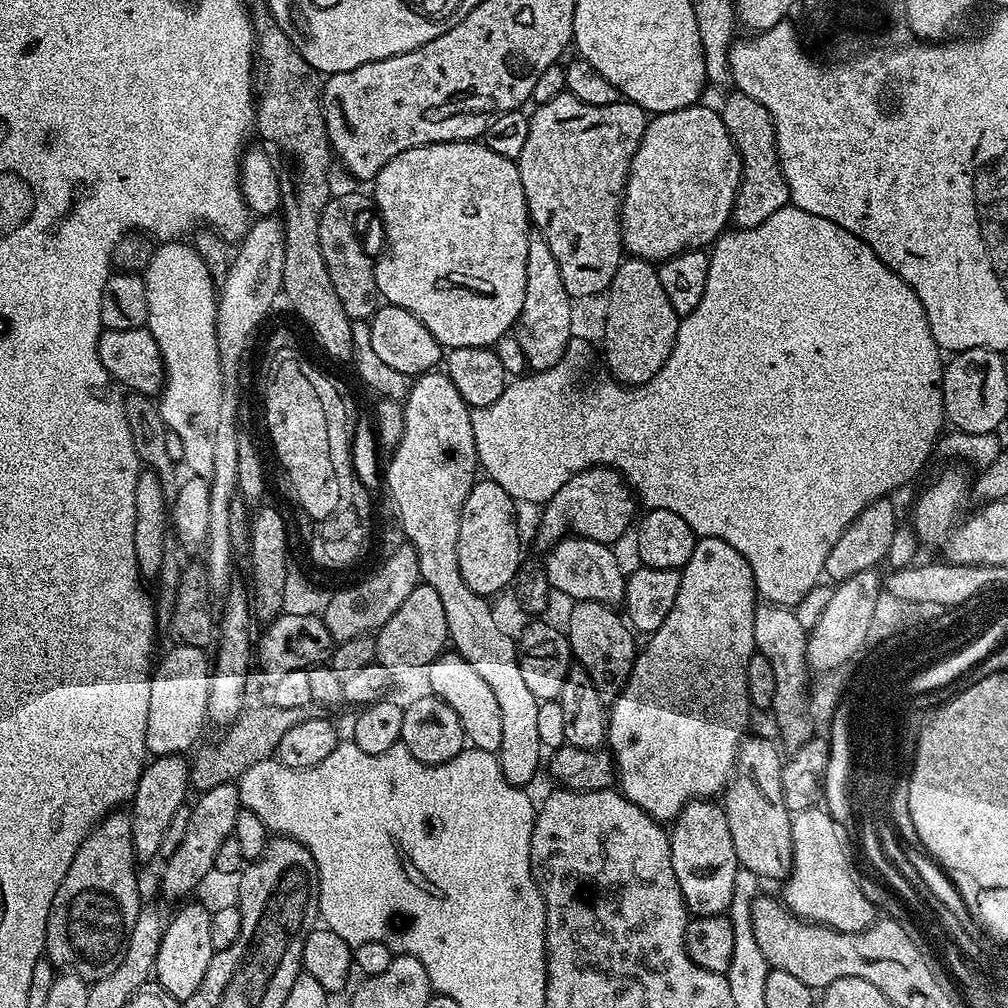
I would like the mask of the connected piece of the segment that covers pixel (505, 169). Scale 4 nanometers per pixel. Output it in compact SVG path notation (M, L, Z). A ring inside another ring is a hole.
M476 140L423 144L390 158L390 162L386 162L376 175L374 187L376 187L374 208L380 211L380 216L384 219L385 244L384 253L381 254L380 260L378 256L374 264L377 293L387 303L398 306L402 310L410 310L410 314L414 314L414 318L418 318L422 326L426 326L426 330L434 334L434 338L444 350L462 346L492 348L503 336L509 335L515 329L516 320L522 314L522 302L526 299L526 246L530 235L528 207L522 190L519 163L510 158L502 158L502 154L494 154L494 150L490 150L483 142Z

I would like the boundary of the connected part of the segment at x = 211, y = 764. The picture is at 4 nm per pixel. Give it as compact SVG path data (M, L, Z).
M265 702L260 706L245 707L239 717L221 733L220 740L203 743L191 757L189 763L190 784L198 792L212 789L222 784L237 781L250 766L271 759L278 751L282 737L291 727L329 717L330 710L320 703L310 702L296 708L283 709L282 706Z

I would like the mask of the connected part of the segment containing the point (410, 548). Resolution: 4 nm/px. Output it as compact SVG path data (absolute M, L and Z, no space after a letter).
M405 542L400 549L387 556L385 563L373 576L368 576L357 588L344 588L341 592L333 591L329 598L329 606L322 615L326 630L330 630L333 641L367 637L375 633L392 617L394 610L406 602L410 590L421 583L418 570L418 554L411 542Z

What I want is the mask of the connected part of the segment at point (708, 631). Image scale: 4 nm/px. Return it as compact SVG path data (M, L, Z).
M701 536L694 546L694 554L680 572L680 585L678 586L678 598L674 598L674 606L670 606L670 614L666 614L666 622L658 626L658 630L647 637L648 645L639 649L636 661L616 699L611 701L608 714L608 734L606 737L607 747L612 753L613 760L616 761L616 775L618 777L619 791L623 792L624 797L634 806L646 810L655 820L661 822L675 821L677 814L688 805L692 800L702 800L705 798L716 798L723 793L728 786L728 780L732 776L732 770L736 766L736 755L740 749L741 740L745 739L746 732L744 727L748 724L748 691L746 690L746 666L750 662L752 653L756 651L754 642L754 614L758 603L758 593L754 574L750 570L750 562L717 536Z

